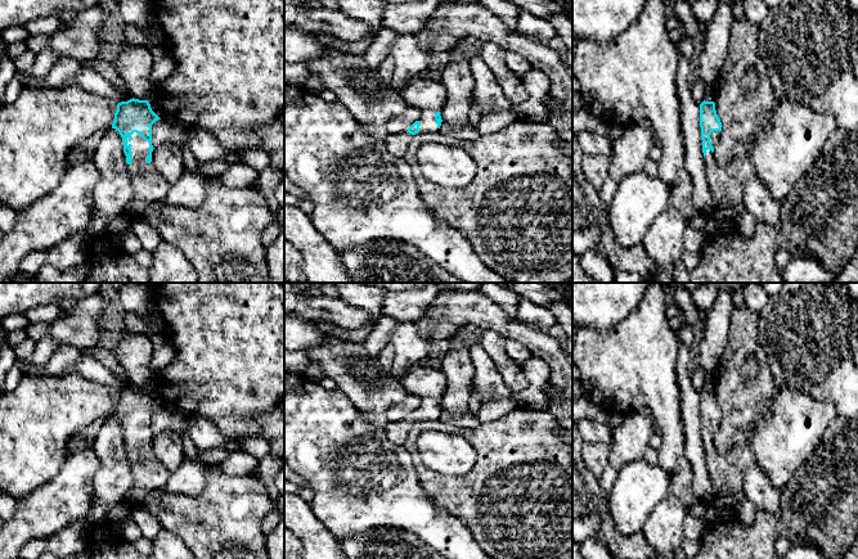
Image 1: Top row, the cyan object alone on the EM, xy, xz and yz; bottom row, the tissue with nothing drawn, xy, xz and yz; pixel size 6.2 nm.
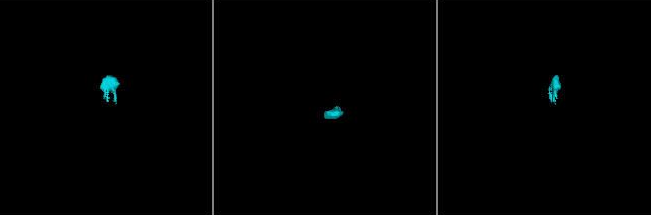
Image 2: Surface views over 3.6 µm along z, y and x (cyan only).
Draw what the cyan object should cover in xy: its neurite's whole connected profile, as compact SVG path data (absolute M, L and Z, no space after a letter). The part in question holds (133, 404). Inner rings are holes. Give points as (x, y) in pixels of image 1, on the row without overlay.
M132 386L117 392L112 416L122 425L131 464L134 482L123 500L130 506L138 506L148 492L162 488L170 477L152 450L152 413L158 407L148 388Z

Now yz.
M704 388L700 392L700 415L707 469L711 478L711 488L702 501L720 511L727 509L733 511L746 499L744 470L755 464L755 457L750 447L742 445L732 445L722 454L717 451L713 439L722 423L722 410L714 389Z

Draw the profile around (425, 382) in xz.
M415 366L399 378L408 395L441 400L446 389L446 377L440 369Z

